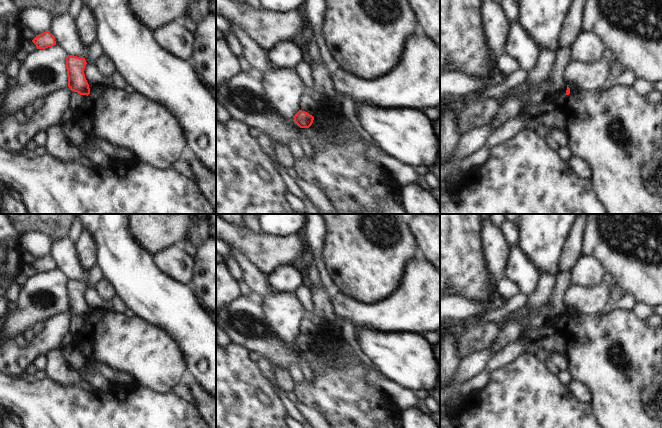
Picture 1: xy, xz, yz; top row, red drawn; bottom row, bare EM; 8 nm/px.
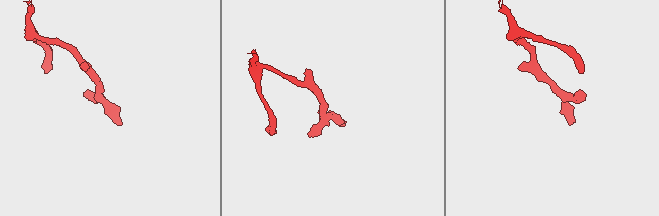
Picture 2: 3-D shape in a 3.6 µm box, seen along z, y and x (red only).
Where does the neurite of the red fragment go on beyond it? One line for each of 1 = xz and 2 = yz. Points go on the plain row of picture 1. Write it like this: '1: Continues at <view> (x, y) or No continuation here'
1: No continuation here
2: No continuation here.

